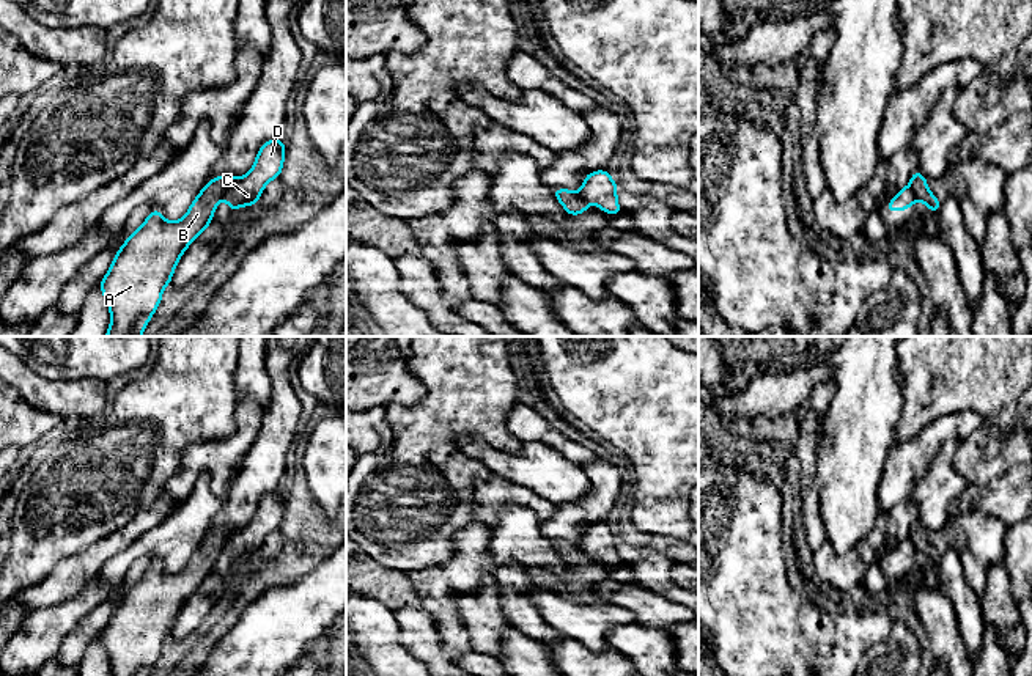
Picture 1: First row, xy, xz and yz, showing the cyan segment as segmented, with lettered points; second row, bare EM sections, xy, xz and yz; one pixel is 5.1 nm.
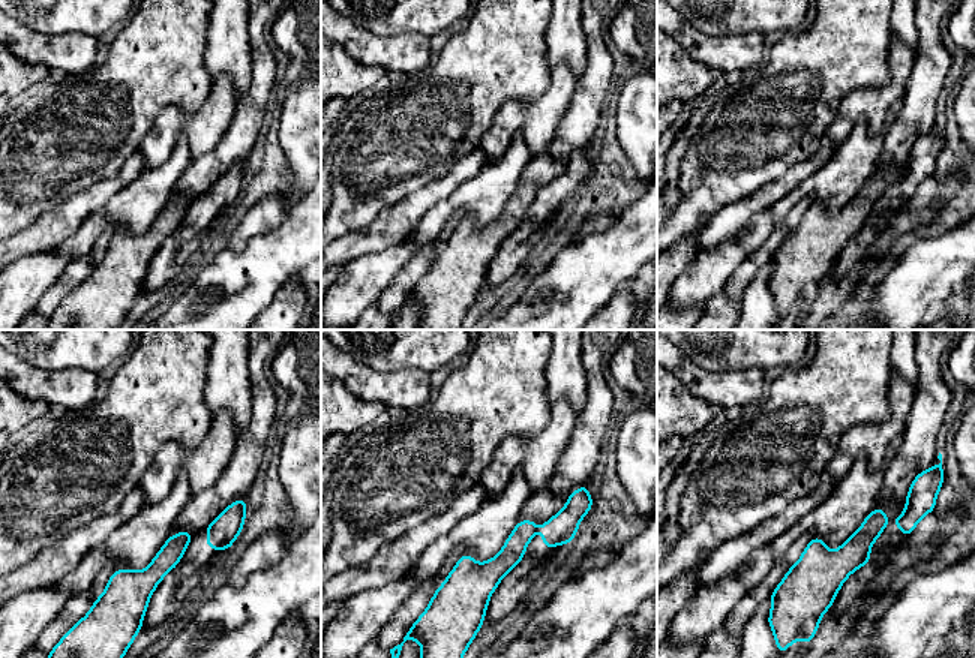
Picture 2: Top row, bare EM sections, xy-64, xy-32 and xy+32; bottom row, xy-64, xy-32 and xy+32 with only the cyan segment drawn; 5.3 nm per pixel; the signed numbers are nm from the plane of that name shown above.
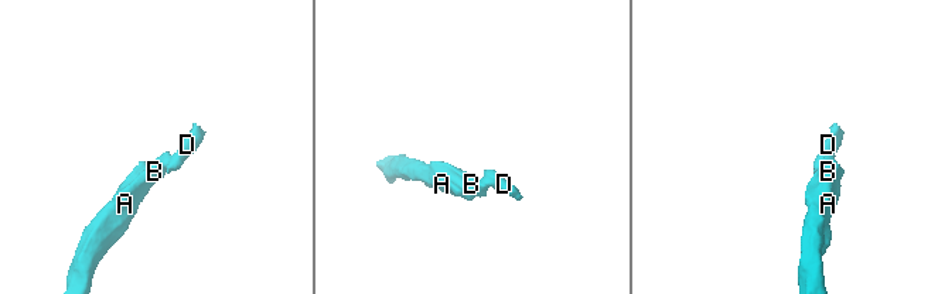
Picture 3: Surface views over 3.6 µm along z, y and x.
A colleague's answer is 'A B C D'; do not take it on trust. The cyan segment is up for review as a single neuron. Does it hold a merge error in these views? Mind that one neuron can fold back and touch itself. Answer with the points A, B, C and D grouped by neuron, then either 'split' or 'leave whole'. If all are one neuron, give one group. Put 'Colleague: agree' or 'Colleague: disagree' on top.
Colleague: disagree
A B / C D; split

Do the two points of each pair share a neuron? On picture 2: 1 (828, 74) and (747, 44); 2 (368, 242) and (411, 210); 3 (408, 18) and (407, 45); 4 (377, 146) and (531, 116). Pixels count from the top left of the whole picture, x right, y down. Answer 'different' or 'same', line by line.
1: different
2: same
3: different
4: different

